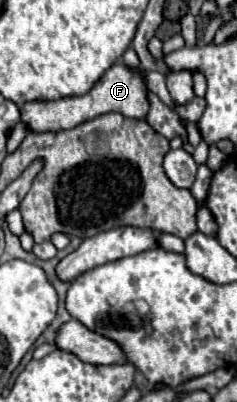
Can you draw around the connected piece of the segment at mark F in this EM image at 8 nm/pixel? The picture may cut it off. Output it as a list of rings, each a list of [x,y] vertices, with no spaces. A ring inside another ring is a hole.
[[[122,62],[110,66],[104,76],[92,86],[90,92],[82,96],[68,96],[52,102],[26,102],[20,106],[20,122],[28,126],[30,132],[60,132],[76,128],[82,122],[88,122],[106,112],[118,112],[126,118],[146,118],[148,100],[146,100],[146,84],[140,74],[126,68]]]

